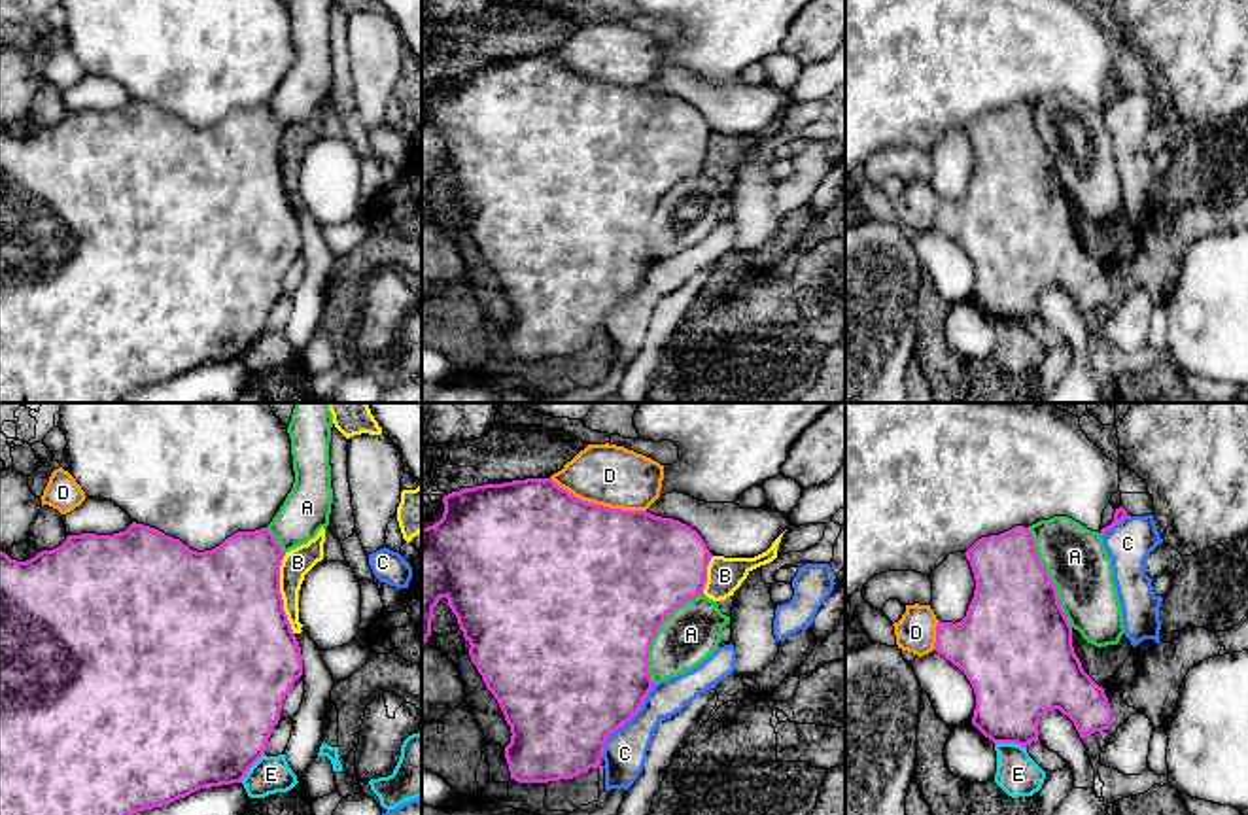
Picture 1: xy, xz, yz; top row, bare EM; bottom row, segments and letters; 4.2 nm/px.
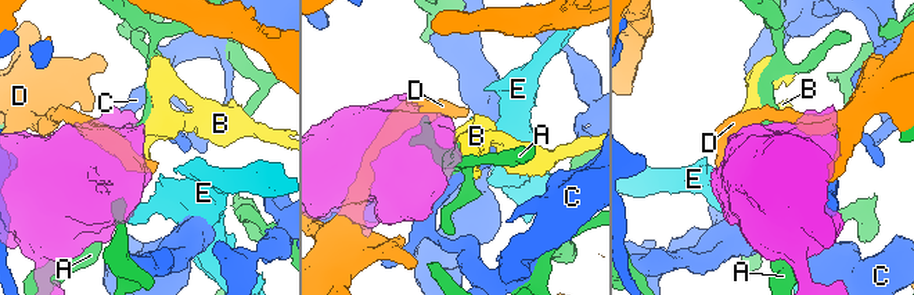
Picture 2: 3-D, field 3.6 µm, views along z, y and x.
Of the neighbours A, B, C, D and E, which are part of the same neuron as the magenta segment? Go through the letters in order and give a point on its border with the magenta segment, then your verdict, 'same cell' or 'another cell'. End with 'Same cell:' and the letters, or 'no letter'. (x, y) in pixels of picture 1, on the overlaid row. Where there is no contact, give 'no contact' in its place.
A: contact xz (657, 630); another cell
B: contact xy (280, 594); another cell
C: contact xz (626, 721); another cell
D: contact xz (598, 505); another cell
E: contact yz (1010, 742); another cell
Same cell: no letter

